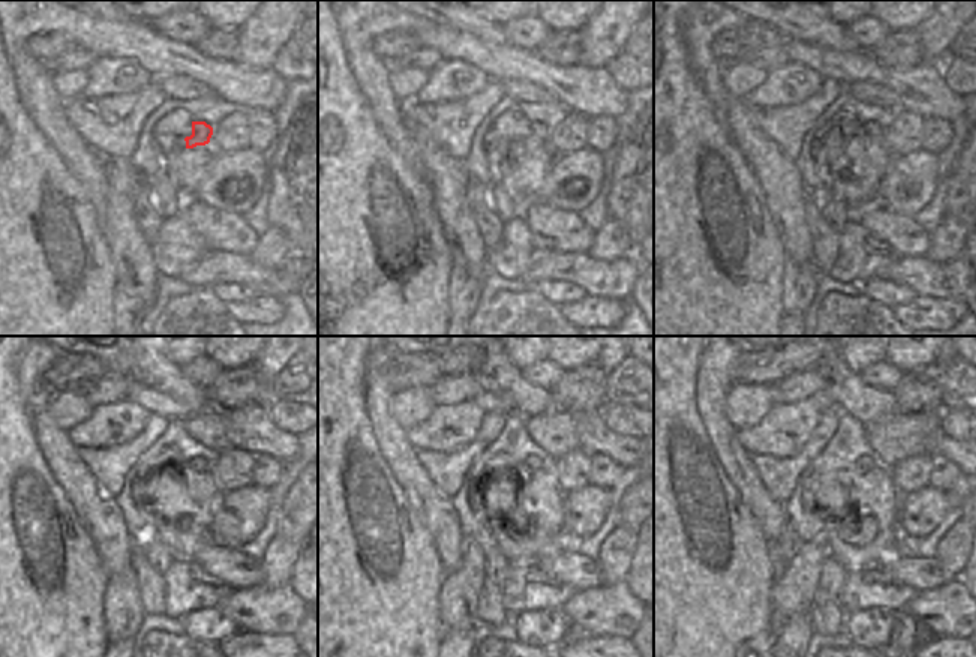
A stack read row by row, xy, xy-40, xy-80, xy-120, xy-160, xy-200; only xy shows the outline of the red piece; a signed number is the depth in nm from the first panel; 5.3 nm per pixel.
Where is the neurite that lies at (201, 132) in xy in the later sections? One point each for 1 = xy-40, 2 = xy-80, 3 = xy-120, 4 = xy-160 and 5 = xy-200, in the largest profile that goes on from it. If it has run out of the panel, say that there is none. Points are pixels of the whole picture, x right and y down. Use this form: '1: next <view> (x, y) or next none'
1: next xy-40 (538, 131)
2: next xy-80 (871, 129)
3: next xy-120 (197, 464)
4: next xy-160 (531, 464)
5: next xy-200 (864, 464)

